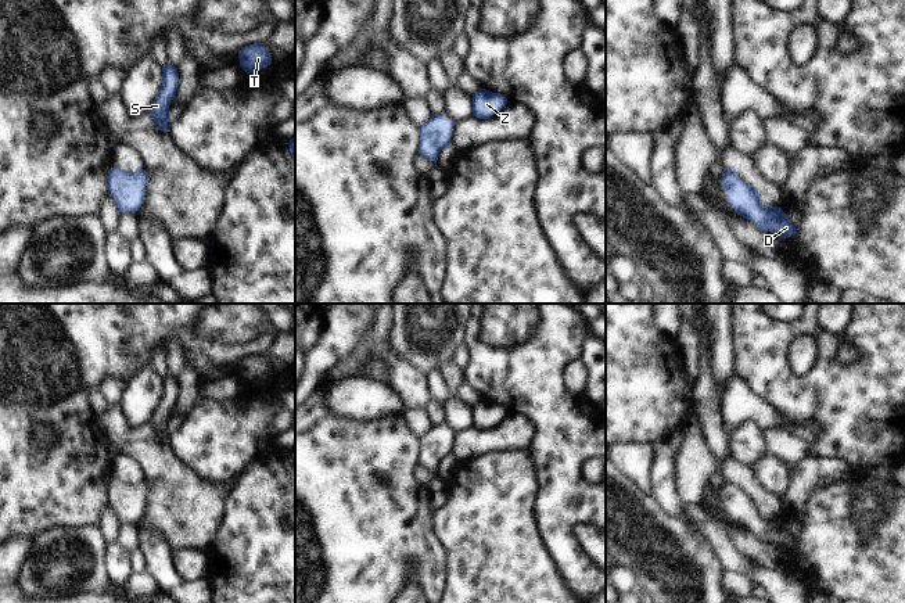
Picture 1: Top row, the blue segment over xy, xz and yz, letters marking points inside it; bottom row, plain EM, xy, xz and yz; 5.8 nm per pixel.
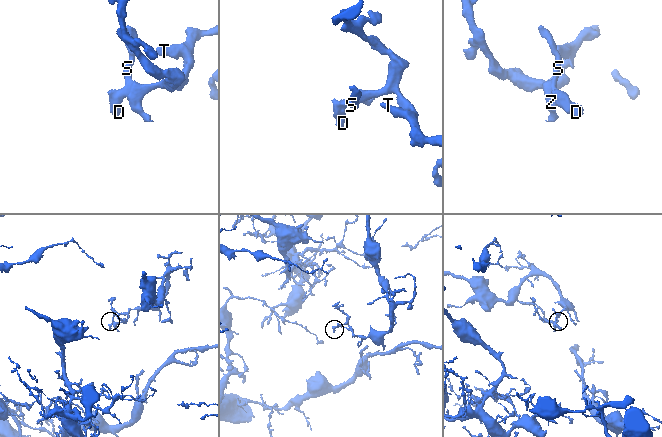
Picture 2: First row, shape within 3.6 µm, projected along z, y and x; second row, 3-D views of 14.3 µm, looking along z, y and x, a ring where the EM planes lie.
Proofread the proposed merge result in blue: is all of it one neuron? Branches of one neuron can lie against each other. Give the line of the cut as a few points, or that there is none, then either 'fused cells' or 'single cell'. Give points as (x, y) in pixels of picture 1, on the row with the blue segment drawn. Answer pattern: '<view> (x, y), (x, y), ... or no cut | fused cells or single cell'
no cut | single cell

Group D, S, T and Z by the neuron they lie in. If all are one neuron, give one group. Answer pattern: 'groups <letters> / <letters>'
groups D S T Z

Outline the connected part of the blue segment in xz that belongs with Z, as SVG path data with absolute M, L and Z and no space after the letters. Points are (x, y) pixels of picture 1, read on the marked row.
M480 89L473 94L473 116L489 119L493 114L500 112L507 103L503 94Z

